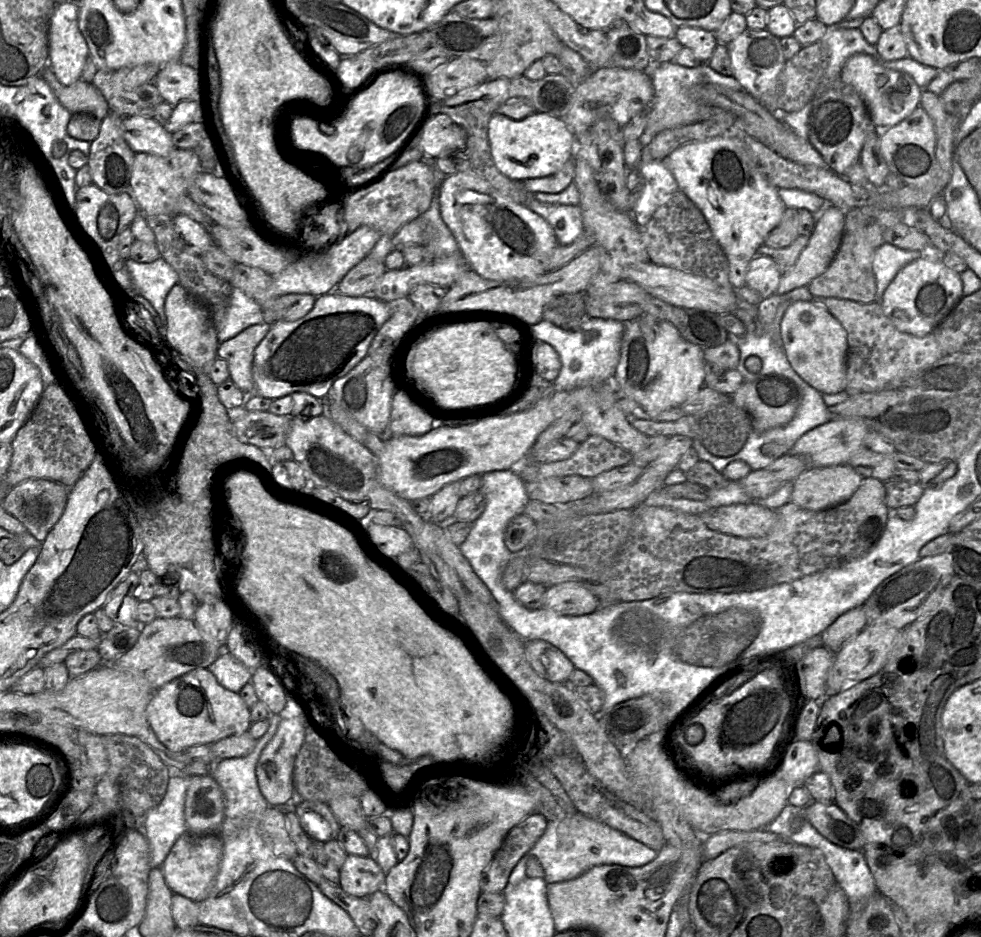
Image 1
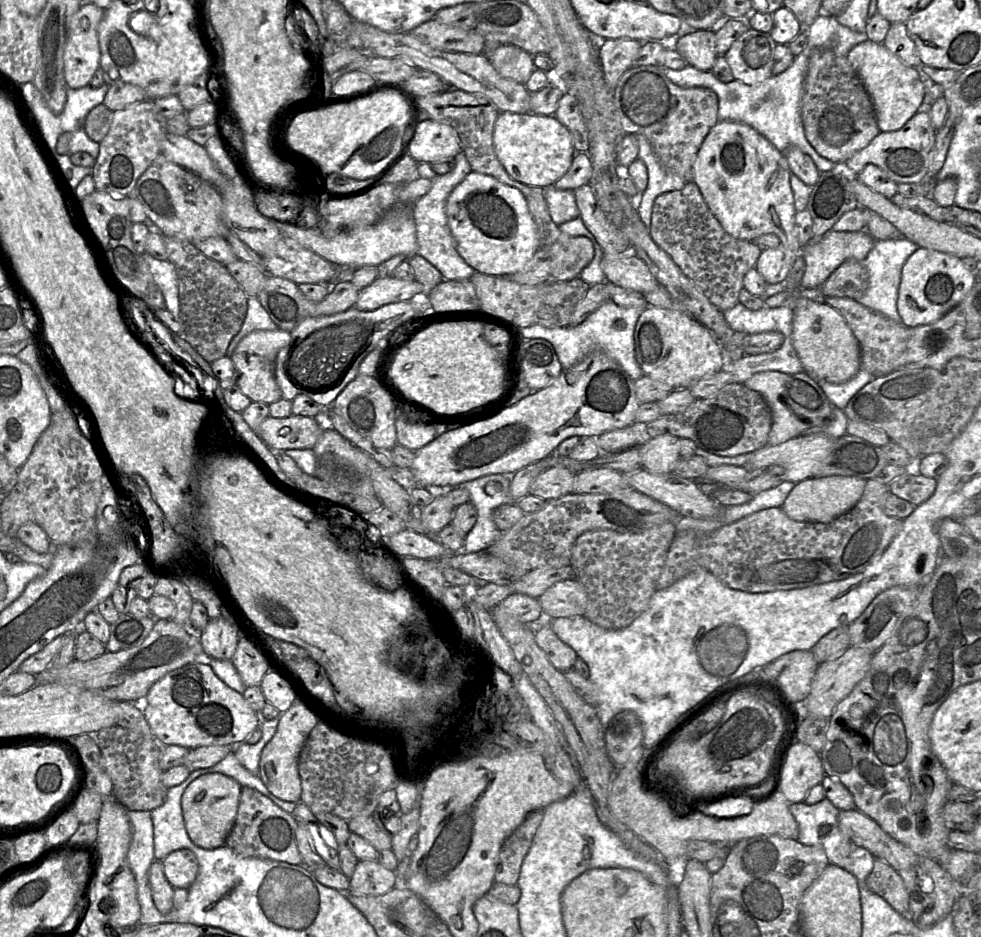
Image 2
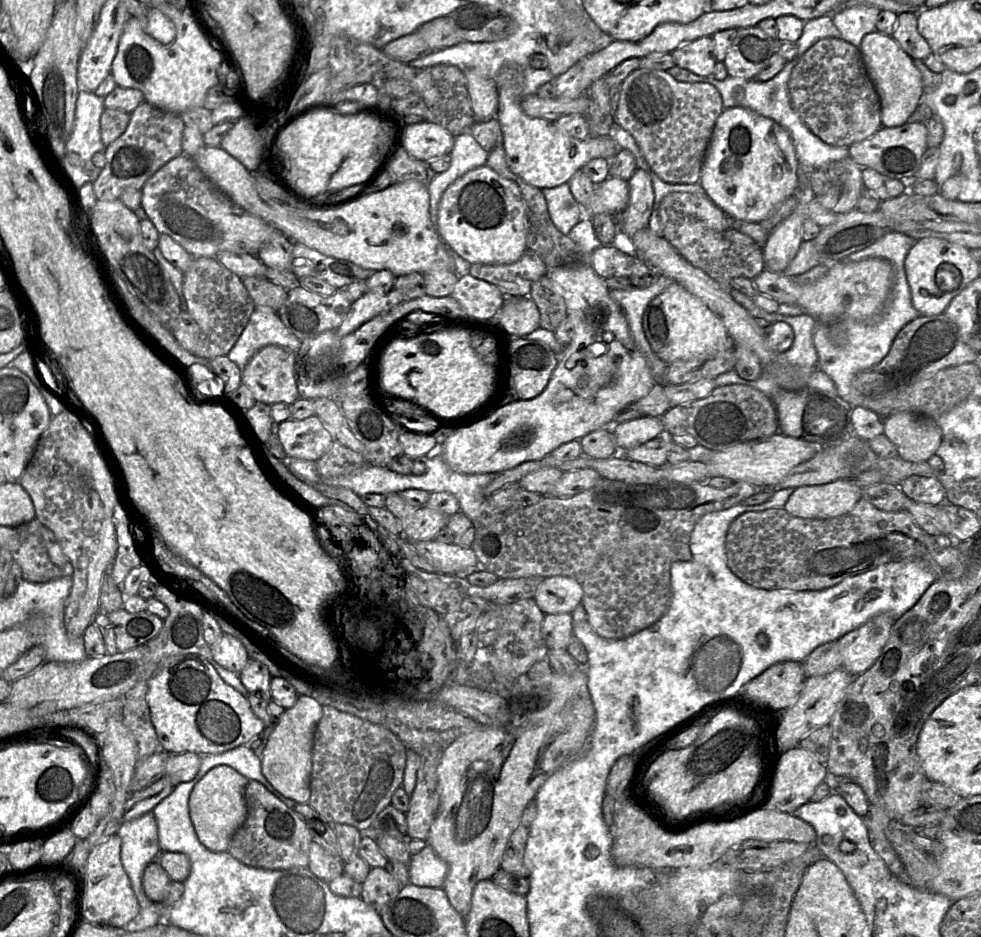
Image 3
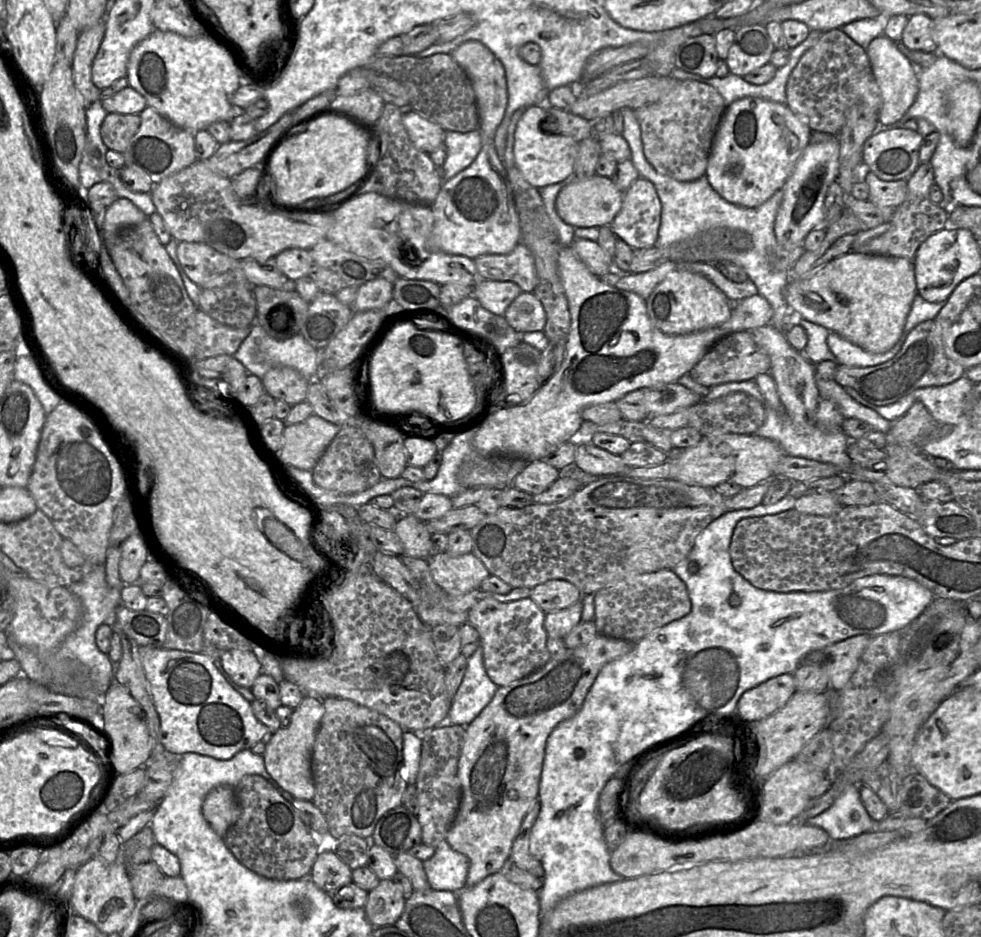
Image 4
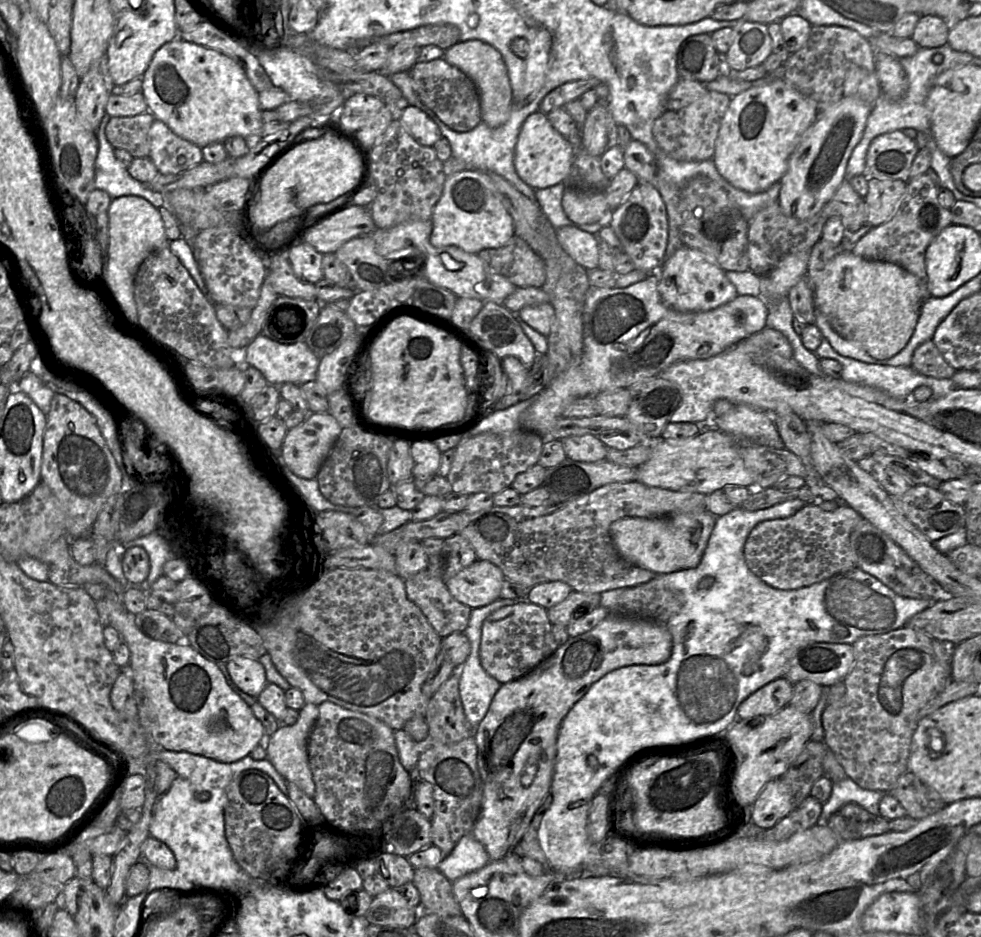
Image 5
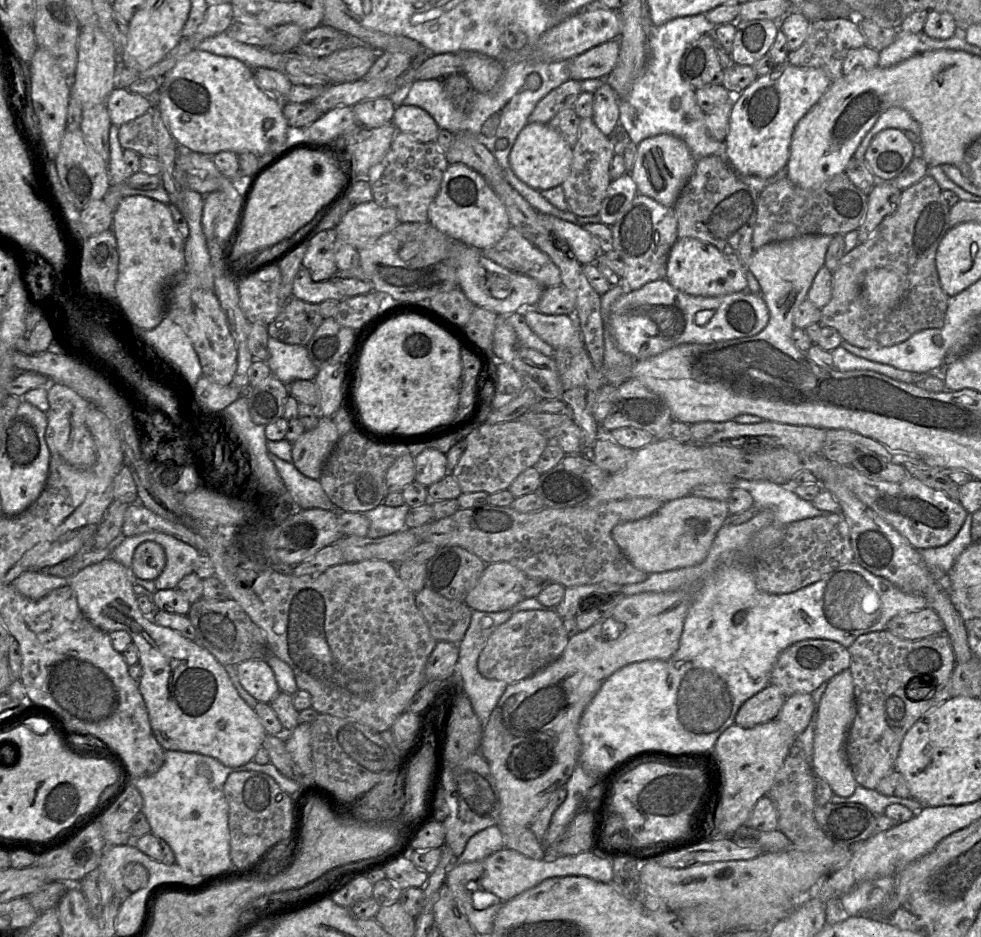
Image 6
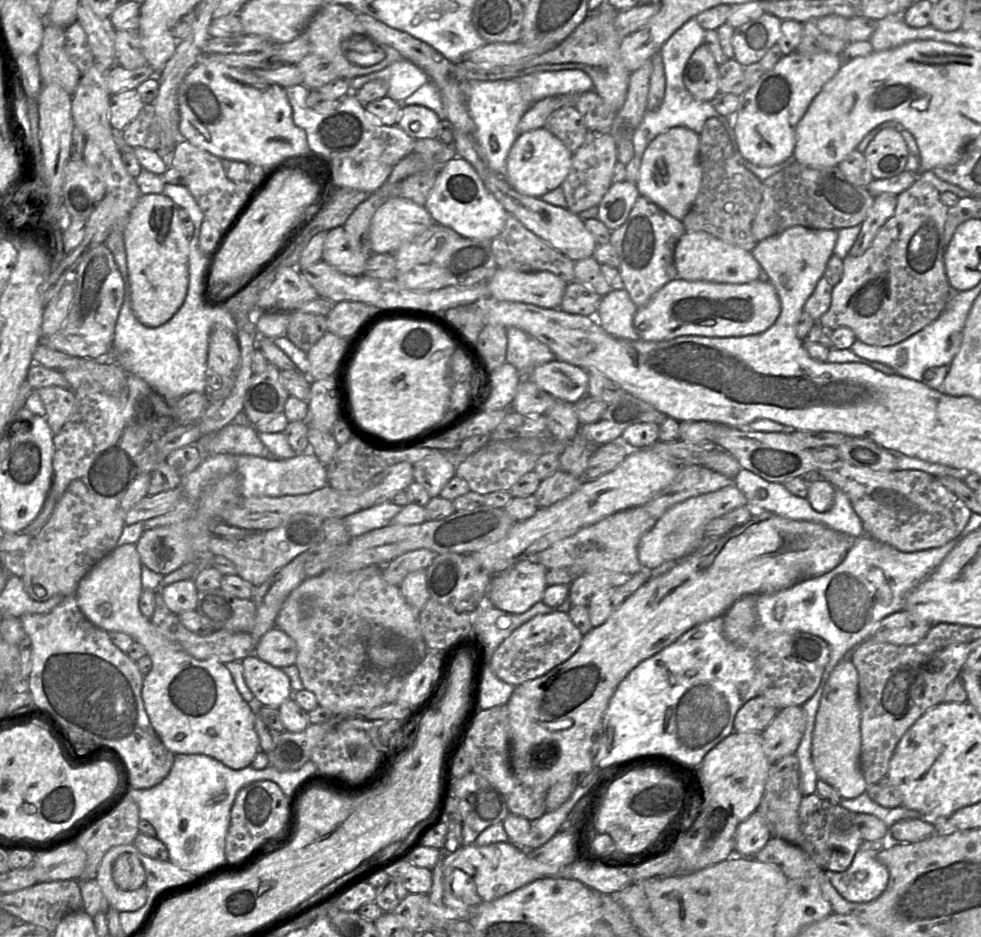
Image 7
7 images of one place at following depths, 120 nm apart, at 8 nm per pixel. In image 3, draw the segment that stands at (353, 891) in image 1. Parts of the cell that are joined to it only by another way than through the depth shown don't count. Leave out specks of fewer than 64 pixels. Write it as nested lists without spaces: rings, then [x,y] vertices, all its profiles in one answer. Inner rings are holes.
[[[371,868],[362,884],[361,899],[377,912],[395,898],[401,888],[400,882],[385,868]]]

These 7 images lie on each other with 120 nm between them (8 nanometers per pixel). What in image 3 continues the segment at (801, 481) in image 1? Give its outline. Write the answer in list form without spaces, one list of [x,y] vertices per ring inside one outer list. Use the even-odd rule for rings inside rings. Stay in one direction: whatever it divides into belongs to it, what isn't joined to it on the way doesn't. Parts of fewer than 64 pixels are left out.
[[[839,479],[795,488],[783,508],[794,517],[830,519],[851,511],[861,496],[862,487]]]

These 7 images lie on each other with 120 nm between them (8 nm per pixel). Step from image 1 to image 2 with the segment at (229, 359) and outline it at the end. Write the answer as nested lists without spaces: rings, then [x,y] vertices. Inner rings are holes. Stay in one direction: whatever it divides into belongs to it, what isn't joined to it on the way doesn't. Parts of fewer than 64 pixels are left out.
[[[282,329],[256,330],[245,336],[235,348],[230,359],[237,372],[236,385],[252,402],[263,402],[270,405],[282,399],[281,390],[275,378],[276,357],[290,341],[291,334]]]

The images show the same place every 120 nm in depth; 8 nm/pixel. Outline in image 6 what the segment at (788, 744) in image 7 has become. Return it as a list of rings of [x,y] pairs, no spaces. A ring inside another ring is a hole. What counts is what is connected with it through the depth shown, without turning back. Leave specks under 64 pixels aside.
[[[795,693],[786,697],[777,718],[798,736],[808,726],[814,710],[815,704],[810,693]]]

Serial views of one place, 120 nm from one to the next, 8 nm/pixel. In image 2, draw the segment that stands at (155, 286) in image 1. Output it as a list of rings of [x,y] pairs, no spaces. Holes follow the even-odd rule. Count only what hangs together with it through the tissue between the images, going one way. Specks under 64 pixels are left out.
[[[146,252],[140,253],[151,272],[155,283],[162,291],[165,306],[173,316],[180,316],[180,301],[176,272],[173,264],[168,260],[158,260]]]

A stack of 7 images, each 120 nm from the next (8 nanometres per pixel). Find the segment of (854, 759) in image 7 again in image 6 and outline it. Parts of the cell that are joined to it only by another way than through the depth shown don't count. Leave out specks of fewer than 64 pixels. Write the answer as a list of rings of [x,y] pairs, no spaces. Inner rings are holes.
[[[850,669],[833,676],[823,693],[814,734],[812,769],[816,777],[828,782],[834,794],[841,797],[851,796],[857,786],[846,757],[845,744],[847,733],[856,716],[853,678]]]

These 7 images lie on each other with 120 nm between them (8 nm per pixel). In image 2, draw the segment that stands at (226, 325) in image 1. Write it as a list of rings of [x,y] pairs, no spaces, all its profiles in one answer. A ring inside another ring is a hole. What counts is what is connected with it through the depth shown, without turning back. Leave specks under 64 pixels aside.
[[[248,297],[247,313],[239,332],[232,338],[226,351],[231,357],[239,342],[249,333],[256,330],[273,331],[279,329],[263,308],[257,297]]]

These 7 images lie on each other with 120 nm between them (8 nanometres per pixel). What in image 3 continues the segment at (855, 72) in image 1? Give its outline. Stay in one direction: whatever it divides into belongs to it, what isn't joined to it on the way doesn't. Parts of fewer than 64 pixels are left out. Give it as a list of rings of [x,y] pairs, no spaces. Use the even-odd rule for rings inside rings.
[[[878,31],[864,36],[859,51],[867,74],[880,99],[882,126],[891,128],[906,124],[923,99],[922,78],[913,59],[892,36]]]

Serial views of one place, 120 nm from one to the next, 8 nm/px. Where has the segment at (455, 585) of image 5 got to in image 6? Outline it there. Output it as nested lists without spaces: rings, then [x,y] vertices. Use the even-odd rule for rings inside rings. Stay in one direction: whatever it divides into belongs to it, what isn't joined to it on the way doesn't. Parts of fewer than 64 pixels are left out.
[[[494,562],[486,567],[476,585],[463,602],[471,609],[483,612],[509,610],[526,599],[523,596],[525,574],[507,562]]]

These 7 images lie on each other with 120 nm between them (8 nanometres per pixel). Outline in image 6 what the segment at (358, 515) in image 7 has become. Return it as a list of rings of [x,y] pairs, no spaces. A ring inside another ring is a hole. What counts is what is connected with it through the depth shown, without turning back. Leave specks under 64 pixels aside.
[[[381,503],[374,509],[363,512],[369,520],[367,536],[371,538],[383,537],[403,530],[406,515],[410,507],[405,503],[397,507],[389,507]]]

